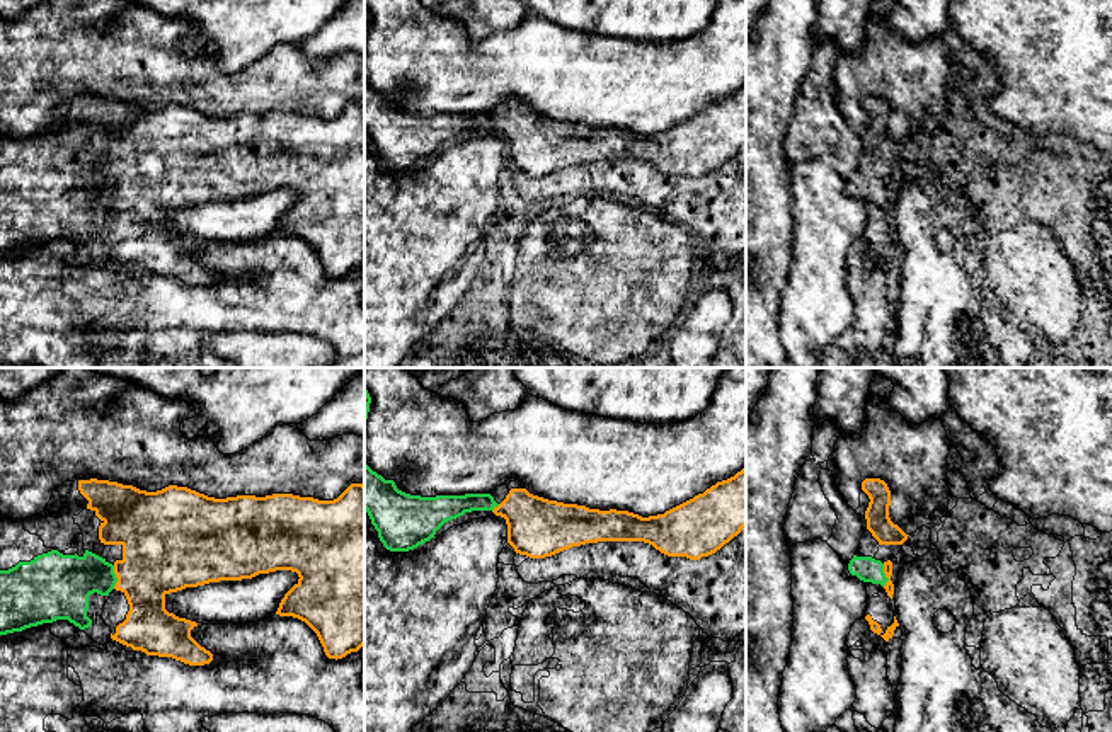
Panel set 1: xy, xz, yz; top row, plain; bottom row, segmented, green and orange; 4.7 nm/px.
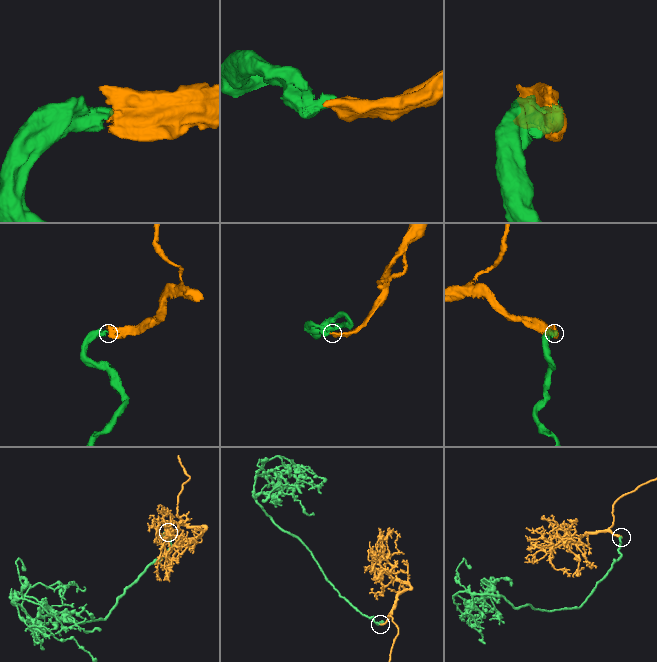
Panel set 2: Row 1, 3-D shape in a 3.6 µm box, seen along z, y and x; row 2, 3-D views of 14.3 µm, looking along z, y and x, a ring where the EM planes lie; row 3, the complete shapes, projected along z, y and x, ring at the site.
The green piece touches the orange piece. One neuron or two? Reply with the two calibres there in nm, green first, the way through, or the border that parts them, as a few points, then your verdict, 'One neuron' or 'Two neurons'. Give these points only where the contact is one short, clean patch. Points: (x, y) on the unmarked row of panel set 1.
Thickness 280 nm (green) against 380 nm. Path across: xy (63, 201), (75, 196), (116, 196), (138, 194), (162, 171). One neuron

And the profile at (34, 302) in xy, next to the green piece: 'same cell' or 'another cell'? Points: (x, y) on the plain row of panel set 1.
another cell

